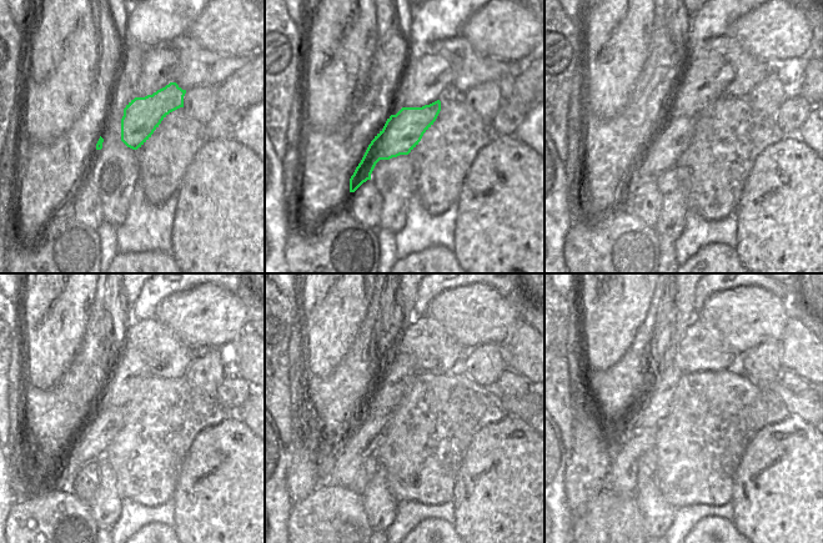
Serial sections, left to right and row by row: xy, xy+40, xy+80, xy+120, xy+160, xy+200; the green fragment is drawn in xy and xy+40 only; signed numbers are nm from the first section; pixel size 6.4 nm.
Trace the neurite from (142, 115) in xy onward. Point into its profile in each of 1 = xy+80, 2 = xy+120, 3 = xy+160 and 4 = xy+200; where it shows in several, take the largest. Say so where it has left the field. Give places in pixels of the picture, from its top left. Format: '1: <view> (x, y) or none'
1: xy+80 (668, 144)
2: xy+120 (90, 440)
3: xy+160 (350, 452)
4: xy+200 (622, 476)

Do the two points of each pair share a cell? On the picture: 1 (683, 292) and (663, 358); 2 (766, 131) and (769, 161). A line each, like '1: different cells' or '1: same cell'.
1: same cell
2: different cells

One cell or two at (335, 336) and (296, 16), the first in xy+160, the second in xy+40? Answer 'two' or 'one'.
two

